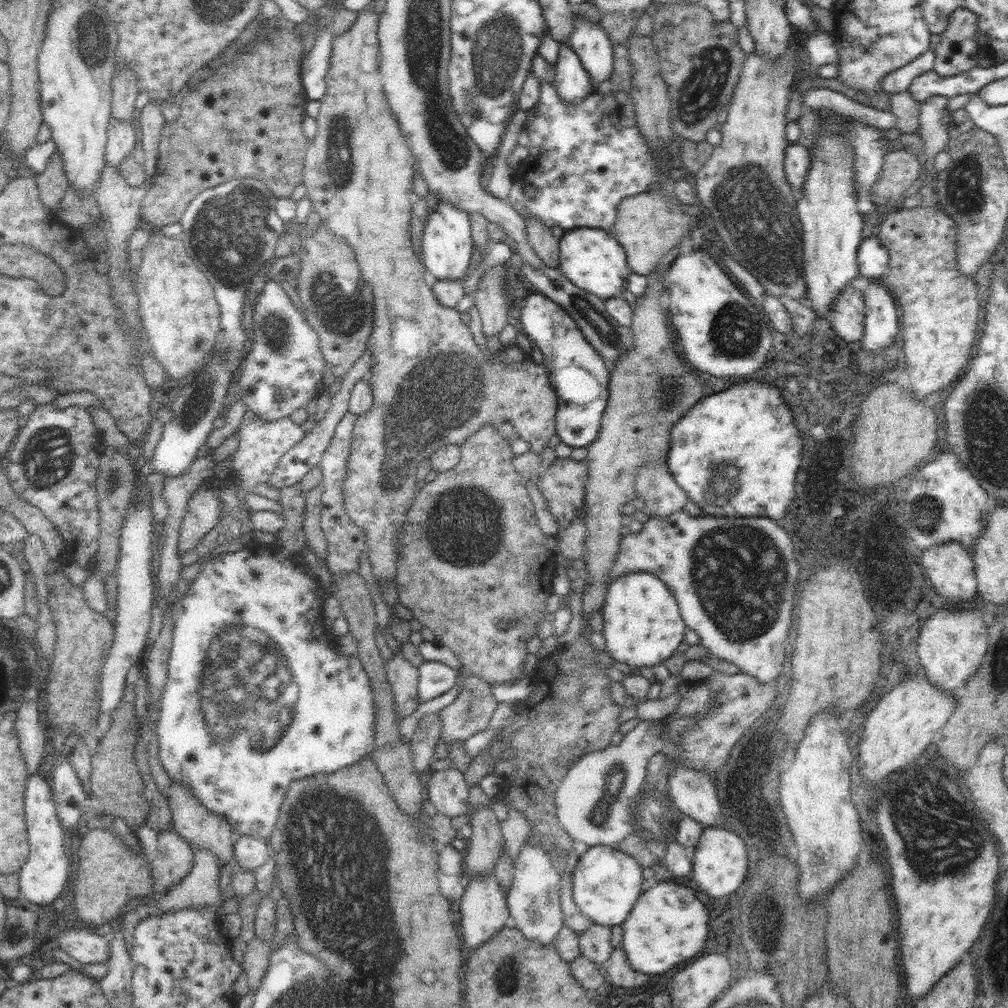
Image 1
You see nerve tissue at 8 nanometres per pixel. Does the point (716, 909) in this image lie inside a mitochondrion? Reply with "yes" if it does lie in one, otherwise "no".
no

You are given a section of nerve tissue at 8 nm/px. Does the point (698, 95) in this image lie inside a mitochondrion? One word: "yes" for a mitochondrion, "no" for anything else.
yes

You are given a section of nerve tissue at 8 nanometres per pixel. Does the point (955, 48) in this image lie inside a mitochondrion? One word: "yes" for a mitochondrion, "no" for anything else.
no

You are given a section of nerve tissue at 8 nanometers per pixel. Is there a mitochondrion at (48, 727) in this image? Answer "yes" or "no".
no

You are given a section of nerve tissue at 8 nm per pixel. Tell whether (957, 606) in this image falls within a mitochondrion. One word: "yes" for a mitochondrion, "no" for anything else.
no

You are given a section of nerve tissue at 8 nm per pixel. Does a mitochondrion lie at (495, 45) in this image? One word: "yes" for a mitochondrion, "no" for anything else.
yes

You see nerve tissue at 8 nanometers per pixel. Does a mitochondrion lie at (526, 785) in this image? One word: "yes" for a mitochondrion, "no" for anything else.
no

